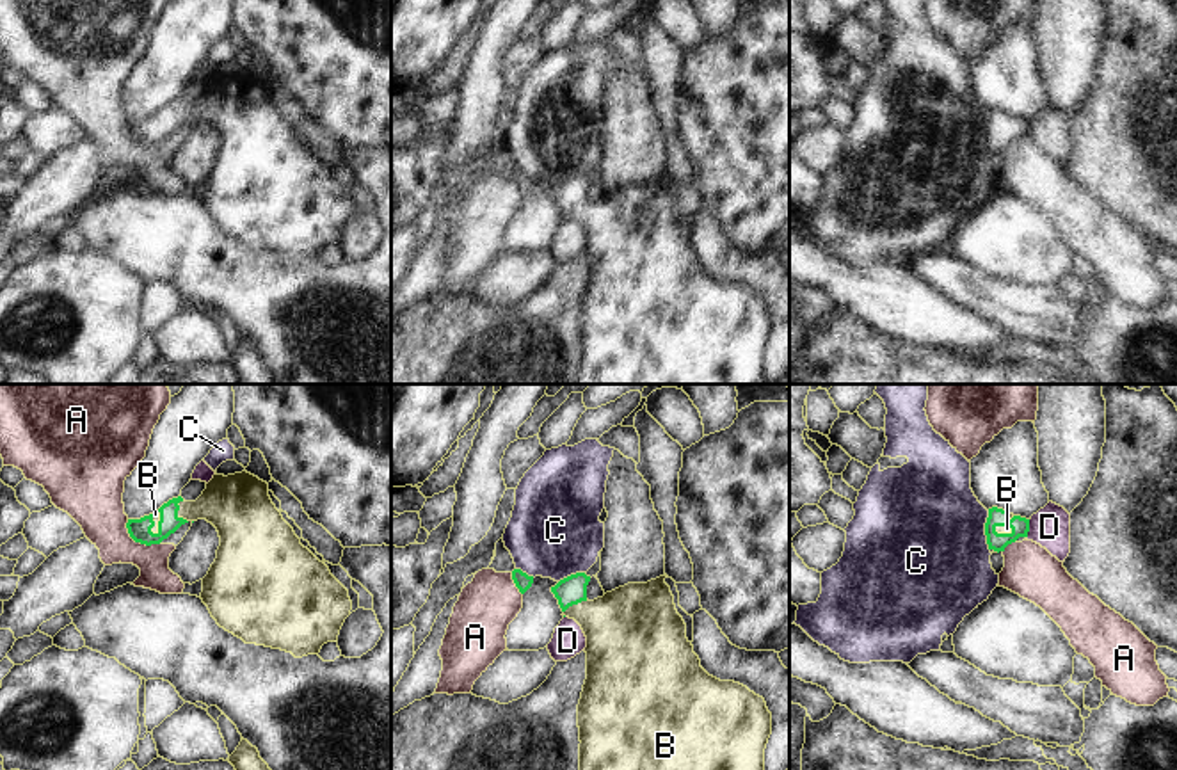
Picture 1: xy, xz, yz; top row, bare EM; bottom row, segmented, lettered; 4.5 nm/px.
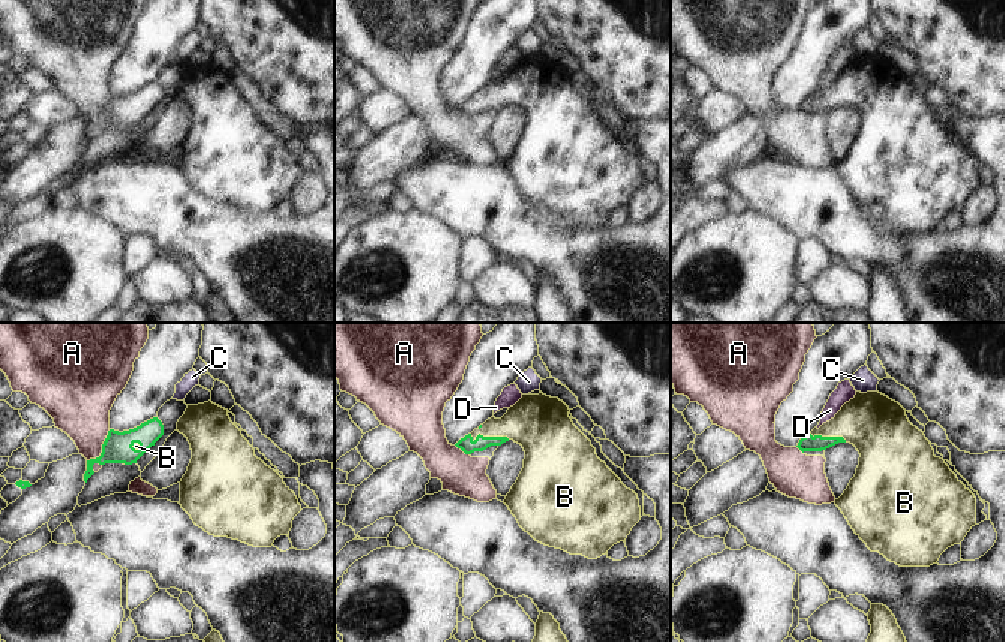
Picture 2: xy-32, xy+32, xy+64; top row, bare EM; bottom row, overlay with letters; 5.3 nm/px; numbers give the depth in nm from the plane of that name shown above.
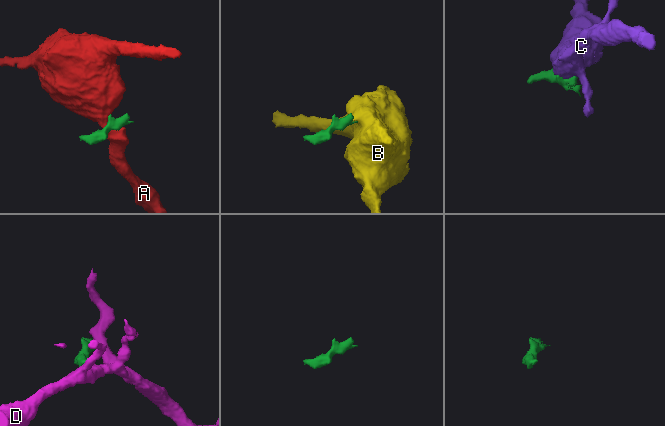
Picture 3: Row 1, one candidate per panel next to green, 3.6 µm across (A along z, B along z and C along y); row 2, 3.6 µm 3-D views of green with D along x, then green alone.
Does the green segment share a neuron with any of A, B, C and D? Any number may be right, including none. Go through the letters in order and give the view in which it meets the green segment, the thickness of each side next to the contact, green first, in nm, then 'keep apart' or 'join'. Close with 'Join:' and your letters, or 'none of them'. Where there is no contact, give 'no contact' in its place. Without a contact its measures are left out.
A: xy | 100/240 nm | keep apart
B: xy | 100/240 nm | join
C: yz | 80/500 nm | keep apart
D: yz | 80/180 nm | keep apart
Join: B

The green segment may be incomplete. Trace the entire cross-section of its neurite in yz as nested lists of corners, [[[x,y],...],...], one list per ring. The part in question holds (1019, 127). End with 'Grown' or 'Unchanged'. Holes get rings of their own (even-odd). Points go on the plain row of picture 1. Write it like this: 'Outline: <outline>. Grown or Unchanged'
Outline: [[[992,108],[985,124],[985,137],[989,151],[1005,153],[1019,139],[1028,139],[1029,121],[1013,117],[1008,112]]]. Grown

